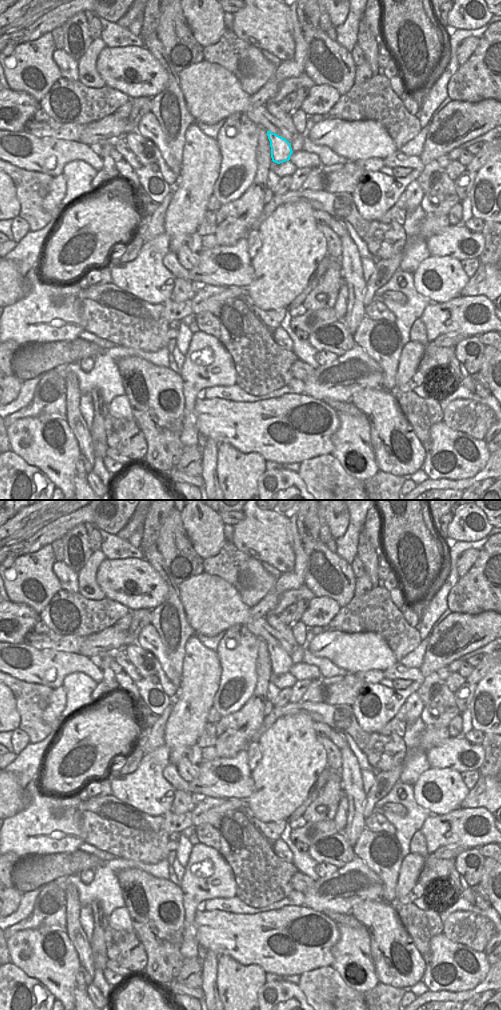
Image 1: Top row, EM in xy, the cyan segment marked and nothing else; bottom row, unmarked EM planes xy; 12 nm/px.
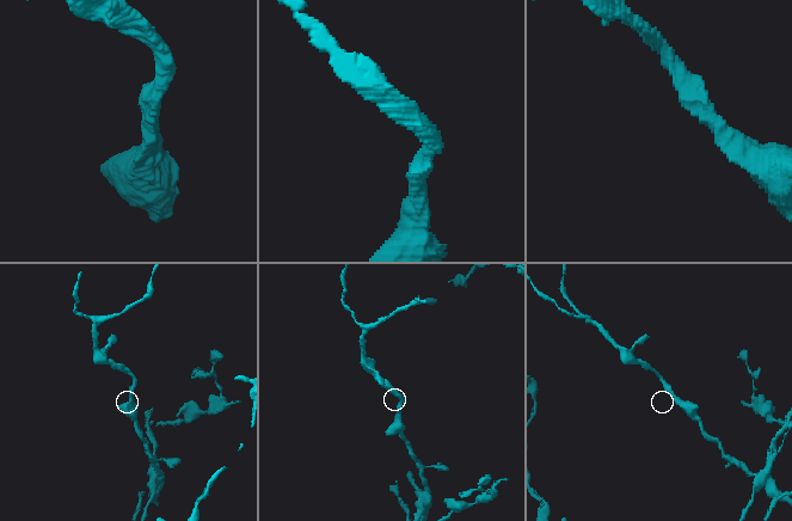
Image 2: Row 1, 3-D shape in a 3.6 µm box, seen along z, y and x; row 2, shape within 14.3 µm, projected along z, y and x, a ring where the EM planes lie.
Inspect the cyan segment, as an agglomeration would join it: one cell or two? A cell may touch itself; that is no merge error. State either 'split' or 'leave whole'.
split

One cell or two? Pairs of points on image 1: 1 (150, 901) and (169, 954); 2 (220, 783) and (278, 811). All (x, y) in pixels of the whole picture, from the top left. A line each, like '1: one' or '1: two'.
1: one
2: two

